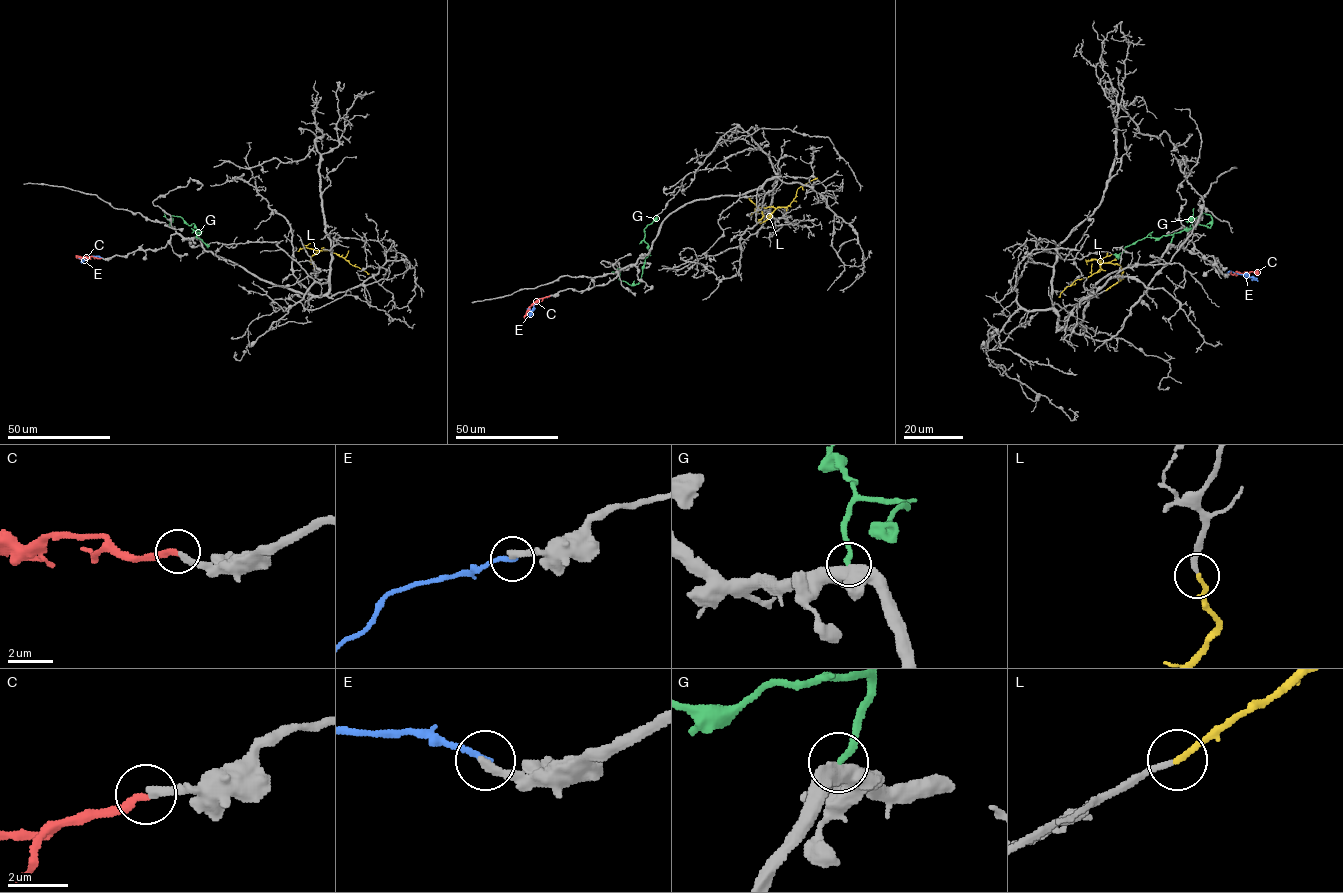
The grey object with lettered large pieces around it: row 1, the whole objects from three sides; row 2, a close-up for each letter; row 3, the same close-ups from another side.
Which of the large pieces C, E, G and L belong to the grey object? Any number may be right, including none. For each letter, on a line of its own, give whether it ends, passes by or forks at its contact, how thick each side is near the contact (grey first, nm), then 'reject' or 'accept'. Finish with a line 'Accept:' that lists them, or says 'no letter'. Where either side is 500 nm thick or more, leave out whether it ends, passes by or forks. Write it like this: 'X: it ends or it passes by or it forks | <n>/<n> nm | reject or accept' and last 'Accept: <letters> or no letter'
C: it ends | 280/240 nm | accept
E: it ends | 320/200 nm | reject
G: 500/220 nm | reject
L: it ends | 200/190 nm | accept
Accept: C, L

